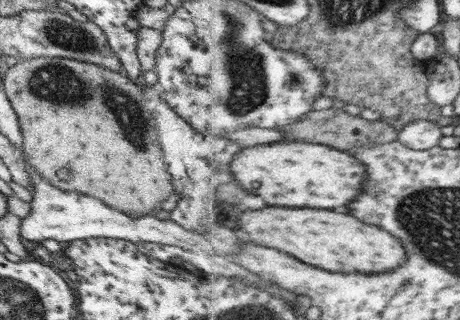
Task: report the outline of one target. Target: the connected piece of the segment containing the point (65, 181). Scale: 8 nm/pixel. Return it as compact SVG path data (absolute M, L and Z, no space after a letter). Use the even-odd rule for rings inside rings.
M37 57L12 65L6 72L3 88L24 136L25 158L52 186L66 192L96 197L106 206L116 208L132 218L154 215L162 202L175 193L172 176L162 160L153 105L146 100L140 82L130 81L124 74L92 63ZM84 84L88 94L82 94Z

